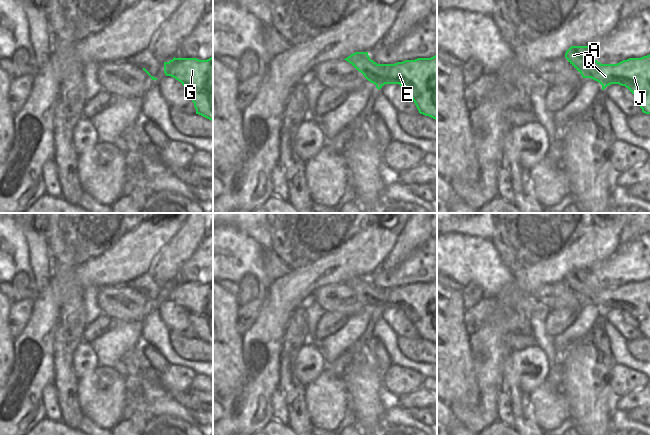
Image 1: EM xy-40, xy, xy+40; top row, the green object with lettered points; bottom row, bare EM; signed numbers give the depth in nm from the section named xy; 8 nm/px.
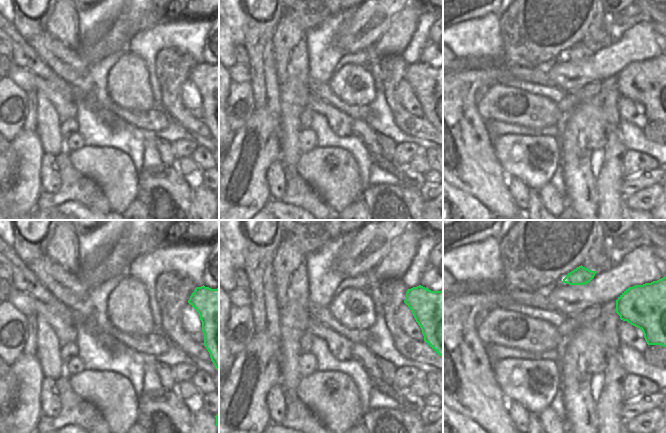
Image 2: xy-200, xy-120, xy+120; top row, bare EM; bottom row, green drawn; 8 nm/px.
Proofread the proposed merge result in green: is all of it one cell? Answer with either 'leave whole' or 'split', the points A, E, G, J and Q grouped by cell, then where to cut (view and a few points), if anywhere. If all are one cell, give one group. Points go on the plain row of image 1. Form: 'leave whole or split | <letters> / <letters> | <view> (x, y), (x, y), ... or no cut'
leave whole | A E G J Q | no cut

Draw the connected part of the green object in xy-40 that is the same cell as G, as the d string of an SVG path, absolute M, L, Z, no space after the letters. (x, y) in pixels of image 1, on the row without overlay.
M174 281L169 286L164 286L164 297L182 307L194 327L196 338L213 346L213 281L207 284Z

